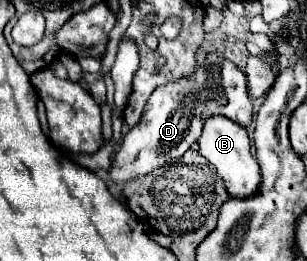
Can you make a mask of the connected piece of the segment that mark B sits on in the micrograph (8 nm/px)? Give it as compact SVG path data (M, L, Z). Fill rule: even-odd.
M214 115L204 121L204 129L202 129L202 137L198 139L198 147L200 147L200 155L216 167L218 175L224 179L226 191L232 197L244 199L244 197L250 197L252 193L258 191L260 167L250 153L250 139L248 139L248 133L242 125L230 121L222 115Z

